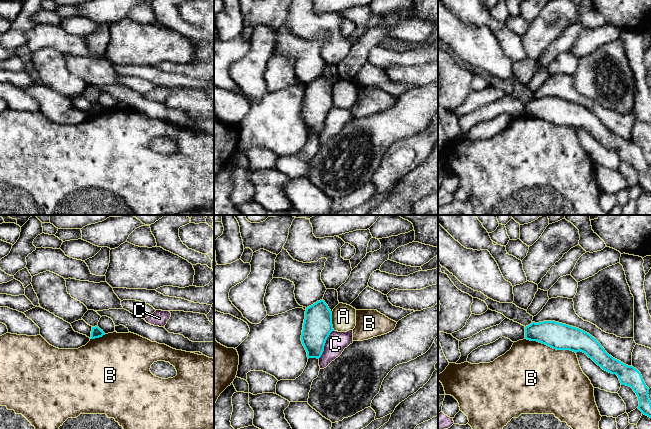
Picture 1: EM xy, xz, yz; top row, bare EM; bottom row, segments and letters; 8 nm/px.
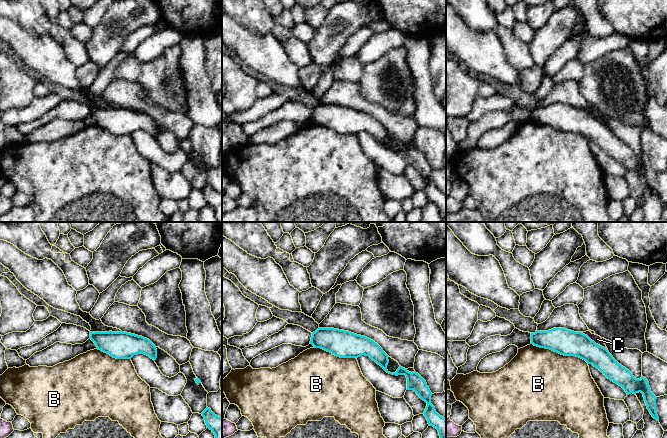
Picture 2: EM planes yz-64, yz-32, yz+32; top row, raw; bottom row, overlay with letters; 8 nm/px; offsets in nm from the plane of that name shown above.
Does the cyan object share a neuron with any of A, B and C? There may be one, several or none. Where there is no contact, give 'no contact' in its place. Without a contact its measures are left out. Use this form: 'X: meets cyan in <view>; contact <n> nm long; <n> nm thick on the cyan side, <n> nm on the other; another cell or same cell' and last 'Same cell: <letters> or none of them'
A: meets cyan in xz; contact 150 nm long; 240 nm thick on the cyan side, 190 nm on the other; another cell
B: meets cyan in yz; contact 420 nm long; 220 nm thick on the cyan side, 480 nm on the other; same cell
C: meets cyan in xz; contact 260 nm long; 240 nm thick on the cyan side, 160 nm on the other; another cell
Same cell: B

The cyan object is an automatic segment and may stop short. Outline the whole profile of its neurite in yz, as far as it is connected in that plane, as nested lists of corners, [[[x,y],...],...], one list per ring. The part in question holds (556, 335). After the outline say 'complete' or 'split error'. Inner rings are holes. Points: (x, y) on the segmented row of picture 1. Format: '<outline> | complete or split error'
[[[543,321],[539,323],[532,322],[530,325],[525,327],[525,338],[523,340],[514,342],[509,351],[495,359],[493,362],[479,364],[471,364],[467,361],[461,364],[449,363],[446,369],[439,374],[439,381],[444,387],[445,394],[453,396],[458,401],[460,411],[462,411],[468,417],[468,424],[472,427],[472,429],[599,429],[599,421],[601,420],[602,416],[600,415],[595,402],[594,387],[589,378],[583,373],[579,365],[576,355],[576,353],[579,351],[585,353],[603,370],[611,374],[616,374],[621,385],[631,387],[638,397],[638,409],[642,412],[642,414],[651,418],[651,401],[648,395],[649,388],[646,386],[641,373],[633,366],[628,366],[609,355],[601,344],[589,333],[579,328],[555,321]]] | split error

